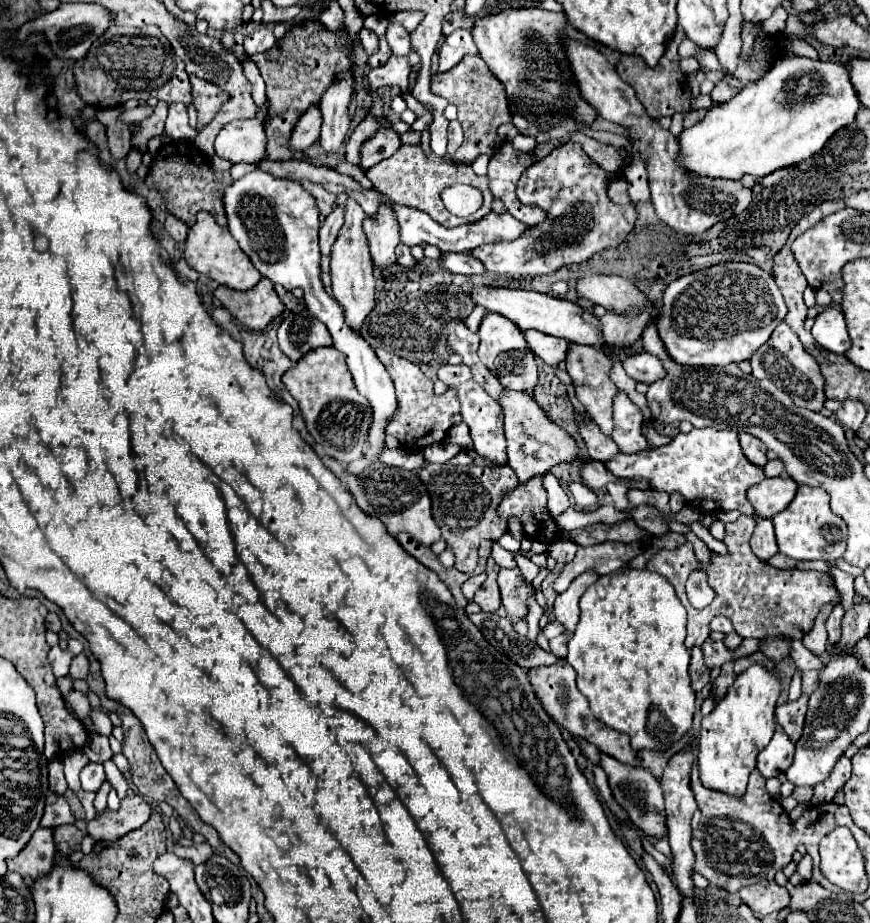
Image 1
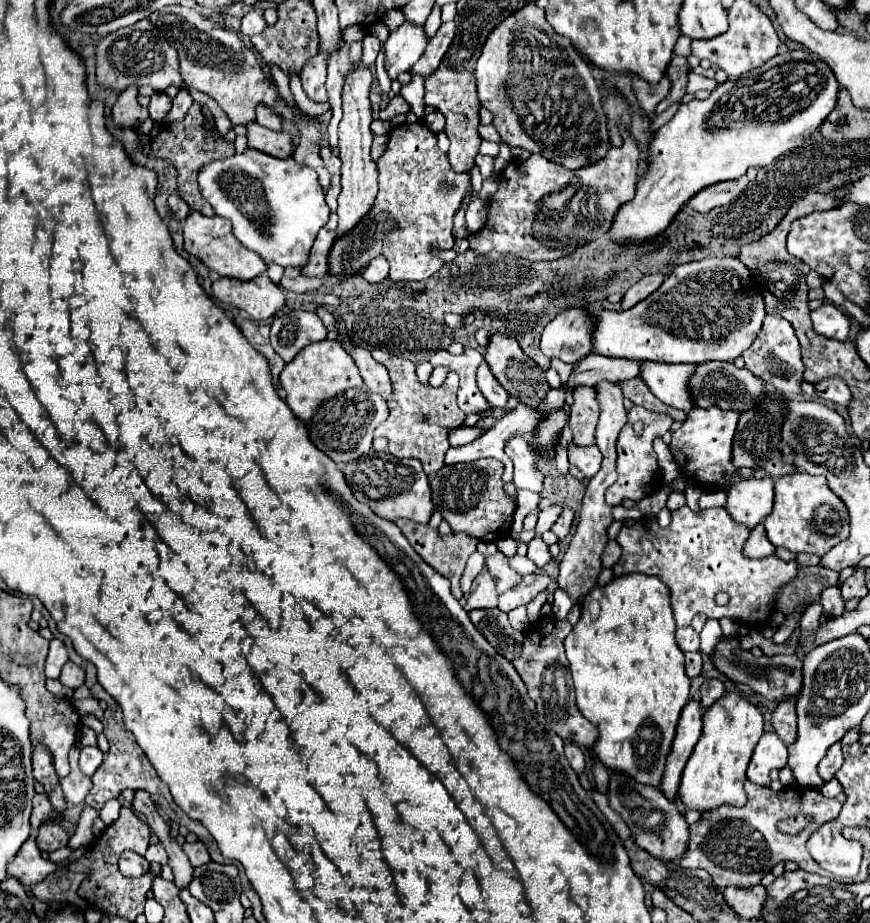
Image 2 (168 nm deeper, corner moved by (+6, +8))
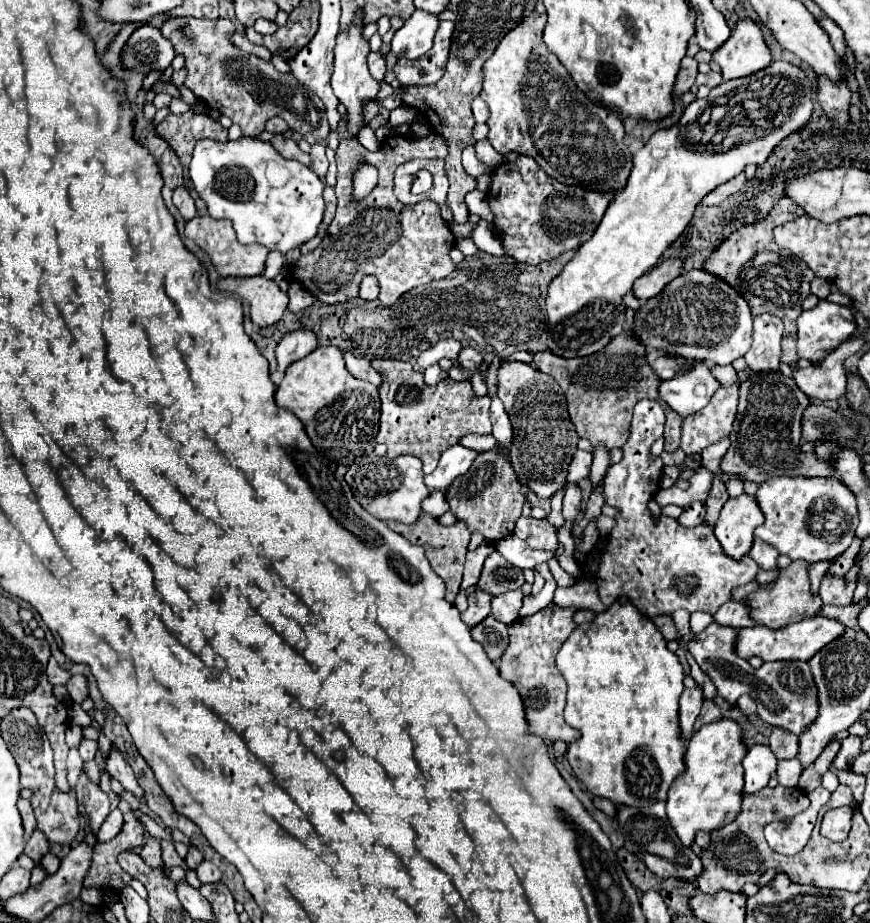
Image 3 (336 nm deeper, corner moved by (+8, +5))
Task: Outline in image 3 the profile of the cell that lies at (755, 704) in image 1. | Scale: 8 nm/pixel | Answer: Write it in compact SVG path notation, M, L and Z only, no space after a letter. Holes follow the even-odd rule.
M727 717L703 725L689 739L687 751L685 751L685 771L673 781L673 785L669 789L669 797L667 797L667 817L669 817L671 825L675 827L683 845L691 845L693 837L699 829L713 831L713 829L719 829L719 827L727 825L729 821L733 821L733 817L737 817L737 813L741 811L741 795L743 795L741 761L743 761L745 753L747 753L747 745L743 743L743 727L737 721L727 719Z

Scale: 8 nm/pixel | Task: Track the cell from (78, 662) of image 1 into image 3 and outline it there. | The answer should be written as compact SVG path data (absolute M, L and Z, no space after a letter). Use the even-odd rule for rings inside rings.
M73 675L69 681L67 681L67 691L69 691L69 697L75 701L75 703L83 703L87 697L89 697L89 691L87 691L87 679L83 675Z

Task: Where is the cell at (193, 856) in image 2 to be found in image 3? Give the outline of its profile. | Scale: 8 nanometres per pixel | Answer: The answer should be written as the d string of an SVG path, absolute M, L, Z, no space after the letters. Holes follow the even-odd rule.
M201 861L195 871L201 883L217 883L221 879L221 871L211 861Z

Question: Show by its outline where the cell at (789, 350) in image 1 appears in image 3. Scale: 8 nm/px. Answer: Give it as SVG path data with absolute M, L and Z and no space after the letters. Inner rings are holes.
M757 315L753 321L753 345L745 361L753 373L779 371L783 321L775 315Z

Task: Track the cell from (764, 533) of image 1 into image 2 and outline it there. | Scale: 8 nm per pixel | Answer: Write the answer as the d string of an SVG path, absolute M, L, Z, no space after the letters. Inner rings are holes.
M757 524L751 534L749 534L749 540L745 544L745 554L749 558L765 558L765 556L773 556L775 554L775 546L771 546L765 530L763 530L763 524Z

